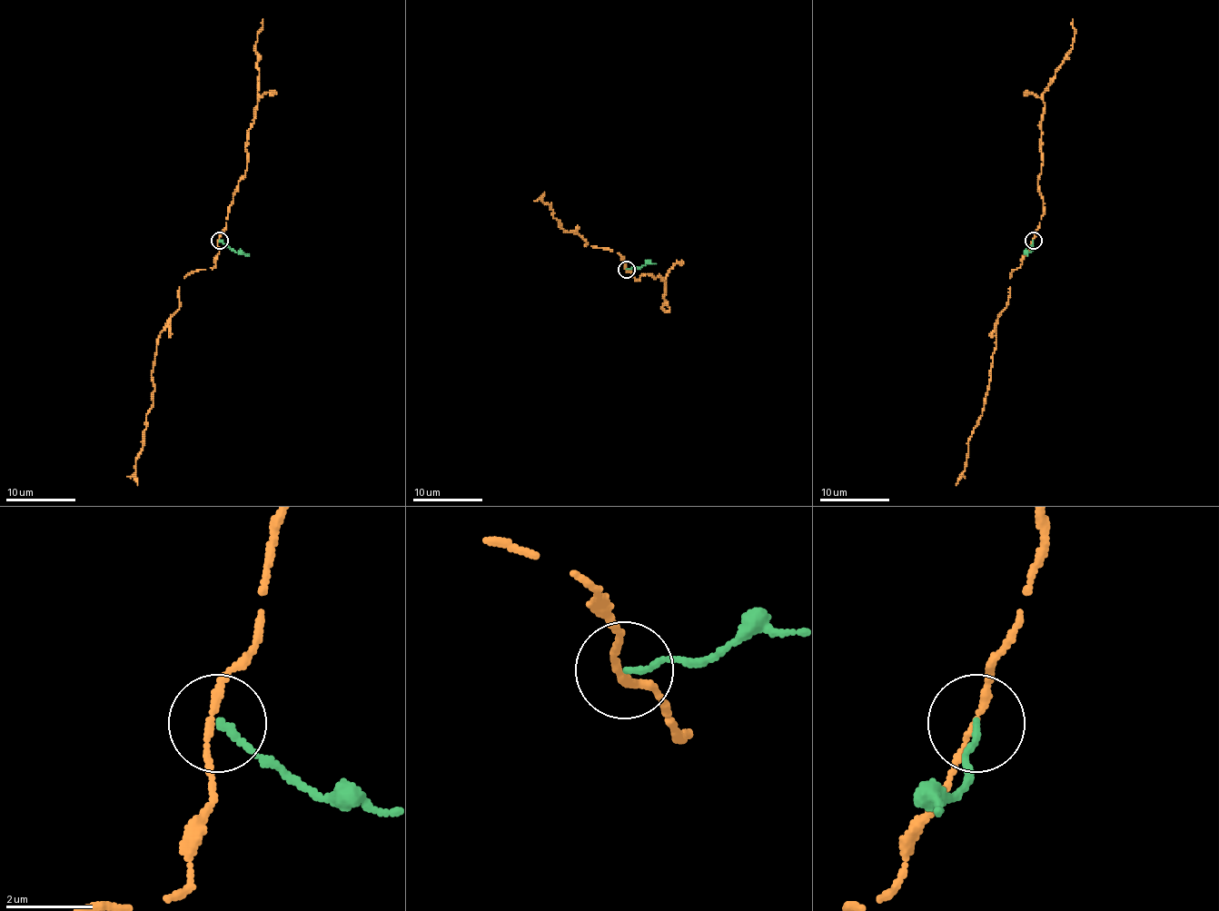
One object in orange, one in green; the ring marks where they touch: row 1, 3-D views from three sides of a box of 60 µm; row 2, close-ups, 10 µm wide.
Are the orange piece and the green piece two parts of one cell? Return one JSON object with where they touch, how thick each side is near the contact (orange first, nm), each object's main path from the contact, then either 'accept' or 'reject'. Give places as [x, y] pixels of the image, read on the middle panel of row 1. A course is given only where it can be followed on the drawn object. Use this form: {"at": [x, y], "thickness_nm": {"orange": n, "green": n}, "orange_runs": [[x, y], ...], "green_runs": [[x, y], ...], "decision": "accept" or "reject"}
{"at": [627, 269], "thickness_nm": {"orange": 150, "green": 140}, "orange_runs": [[626, 269], [618, 252], [586, 246], [578, 233], [559, 227], [561, 223], [550, 204], [542, 202], [544, 192]], "green_runs": [[626, 269], [656, 263]], "decision": "reject"}

